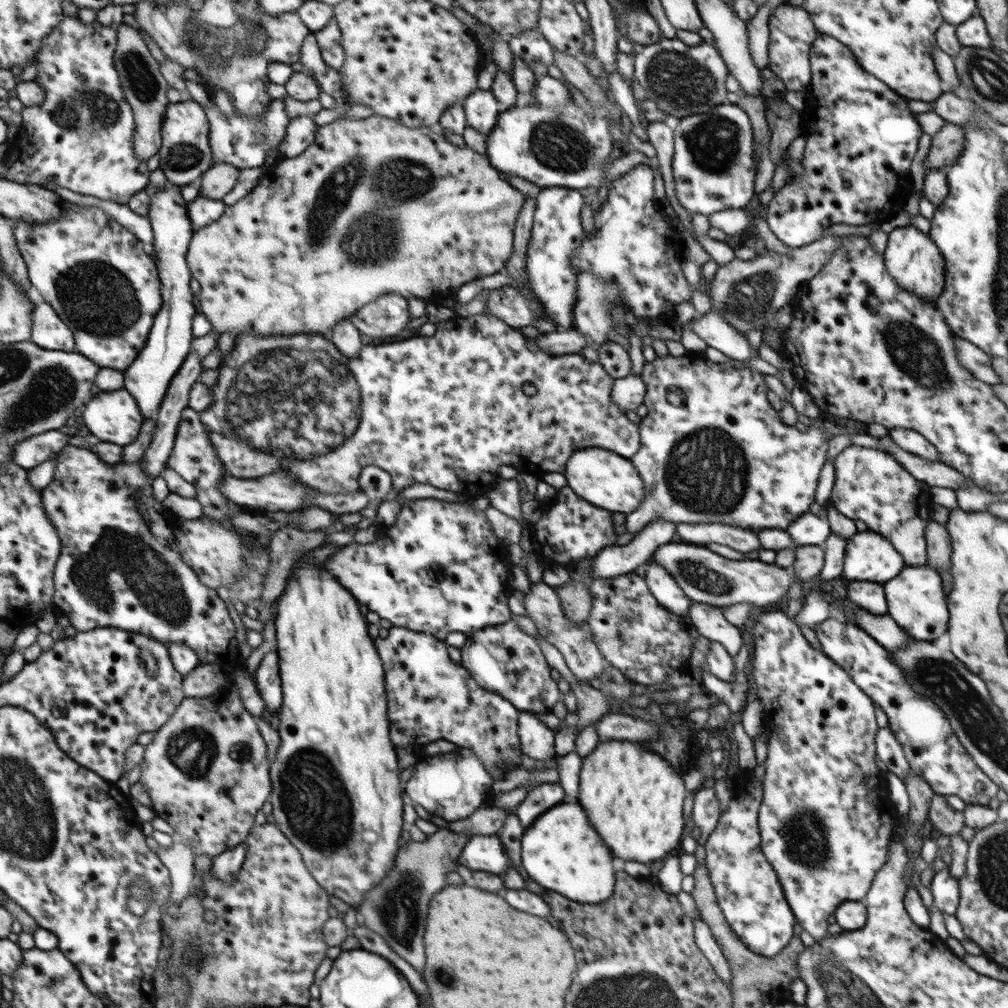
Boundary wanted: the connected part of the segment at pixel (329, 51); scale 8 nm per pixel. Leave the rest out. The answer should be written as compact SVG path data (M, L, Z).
M332 17L328 25L312 33L321 50L323 61L328 66L338 70L344 64L345 59L342 46L342 31L338 26L338 21L335 17Z

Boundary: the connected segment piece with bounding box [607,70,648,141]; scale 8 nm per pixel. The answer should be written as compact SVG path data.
M615 70L610 74L608 81L608 90L611 91L615 102L625 111L633 124L633 133L637 138L647 141L647 130L642 118L639 118L639 111L636 100L634 99L633 91L626 82L626 79L621 75L621 72Z

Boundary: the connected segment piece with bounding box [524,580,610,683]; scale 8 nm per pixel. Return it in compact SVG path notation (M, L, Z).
M540 580L532 583L530 592L524 596L524 608L527 616L534 621L539 635L544 637L550 644L553 644L563 654L568 668L576 675L577 681L586 683L597 680L599 674L610 665L600 654L586 625L575 626L575 624L571 624L569 620L566 620L556 587L546 585Z

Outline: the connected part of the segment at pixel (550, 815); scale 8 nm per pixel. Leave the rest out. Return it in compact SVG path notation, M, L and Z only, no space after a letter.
M561 803L534 820L522 836L522 866L534 882L577 903L596 904L612 896L616 876L612 854L586 820L580 804Z

